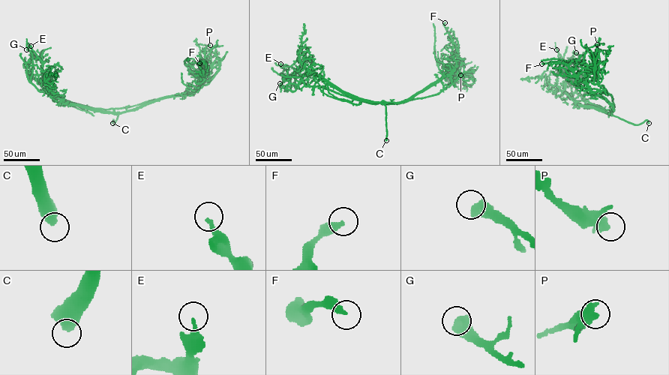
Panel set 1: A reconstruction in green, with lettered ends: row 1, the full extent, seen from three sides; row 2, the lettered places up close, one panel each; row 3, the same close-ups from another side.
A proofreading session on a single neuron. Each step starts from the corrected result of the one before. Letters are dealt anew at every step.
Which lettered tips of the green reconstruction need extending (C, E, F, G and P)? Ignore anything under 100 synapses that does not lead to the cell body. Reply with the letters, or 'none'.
C

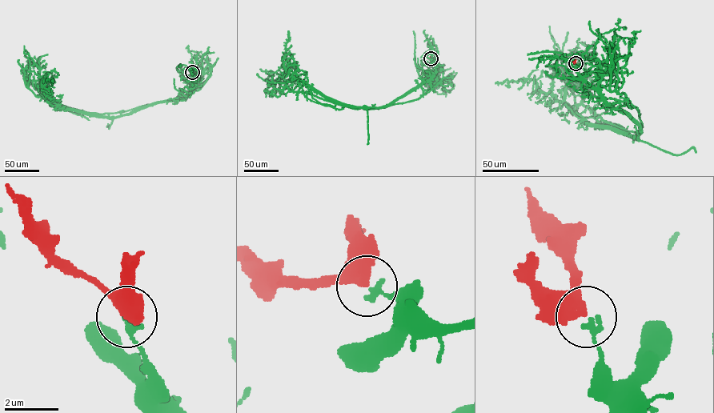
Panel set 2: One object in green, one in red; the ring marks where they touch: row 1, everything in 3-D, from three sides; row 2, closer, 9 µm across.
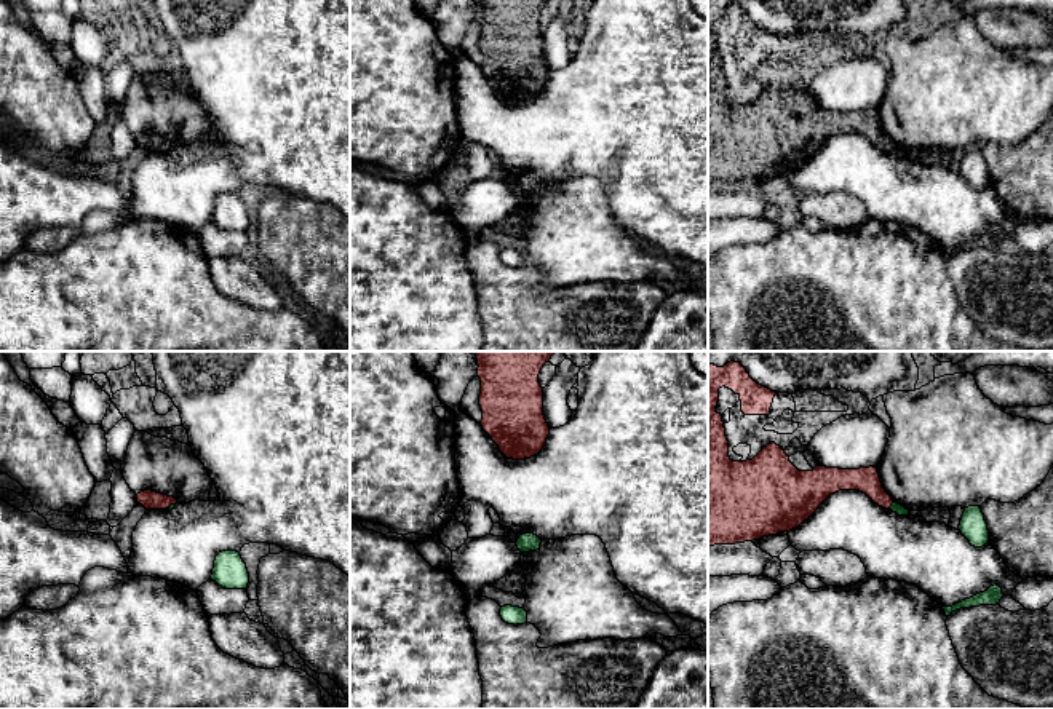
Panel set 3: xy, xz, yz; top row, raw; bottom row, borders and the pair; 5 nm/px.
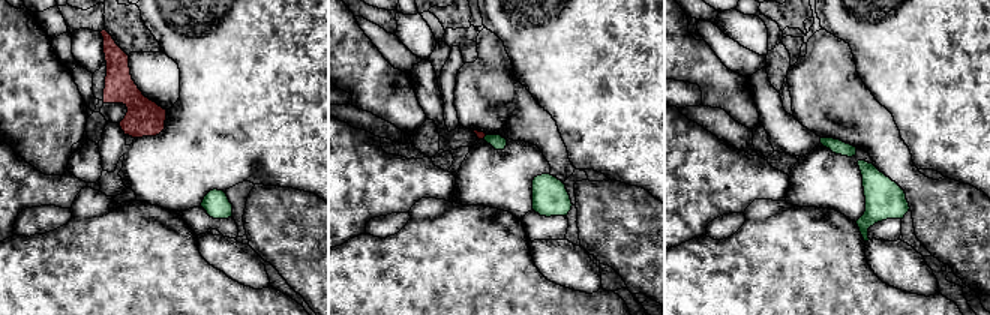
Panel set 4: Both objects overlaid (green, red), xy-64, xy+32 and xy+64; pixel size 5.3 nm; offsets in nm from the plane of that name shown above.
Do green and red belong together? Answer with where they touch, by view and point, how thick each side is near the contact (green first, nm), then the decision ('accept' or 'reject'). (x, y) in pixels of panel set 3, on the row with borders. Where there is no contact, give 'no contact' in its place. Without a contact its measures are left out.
contact yz (892, 505); calibres 50 and 130 nm; reject

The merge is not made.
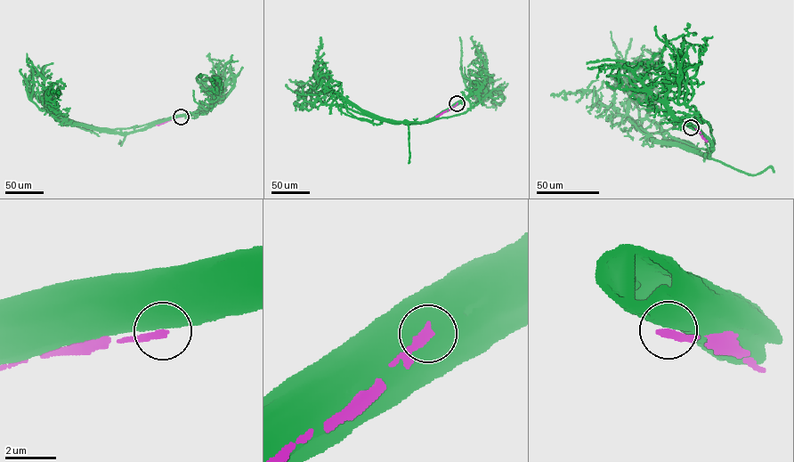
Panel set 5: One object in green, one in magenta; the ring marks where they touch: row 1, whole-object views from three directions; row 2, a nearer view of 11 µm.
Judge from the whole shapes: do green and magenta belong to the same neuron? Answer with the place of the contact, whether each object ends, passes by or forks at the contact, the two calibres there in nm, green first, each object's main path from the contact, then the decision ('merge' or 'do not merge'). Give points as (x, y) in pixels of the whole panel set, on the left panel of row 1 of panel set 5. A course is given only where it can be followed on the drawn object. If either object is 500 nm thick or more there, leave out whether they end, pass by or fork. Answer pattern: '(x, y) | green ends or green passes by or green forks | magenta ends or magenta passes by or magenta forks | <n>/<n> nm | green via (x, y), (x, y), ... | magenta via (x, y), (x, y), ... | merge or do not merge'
(181, 117) | 800/360 nm | green via (181, 117), (172, 117), (125, 134), (69, 124), (47, 109), (41, 110), (32, 100), (33, 66), (28, 58) | magenta via (181, 117), (156, 125) | do not merge

